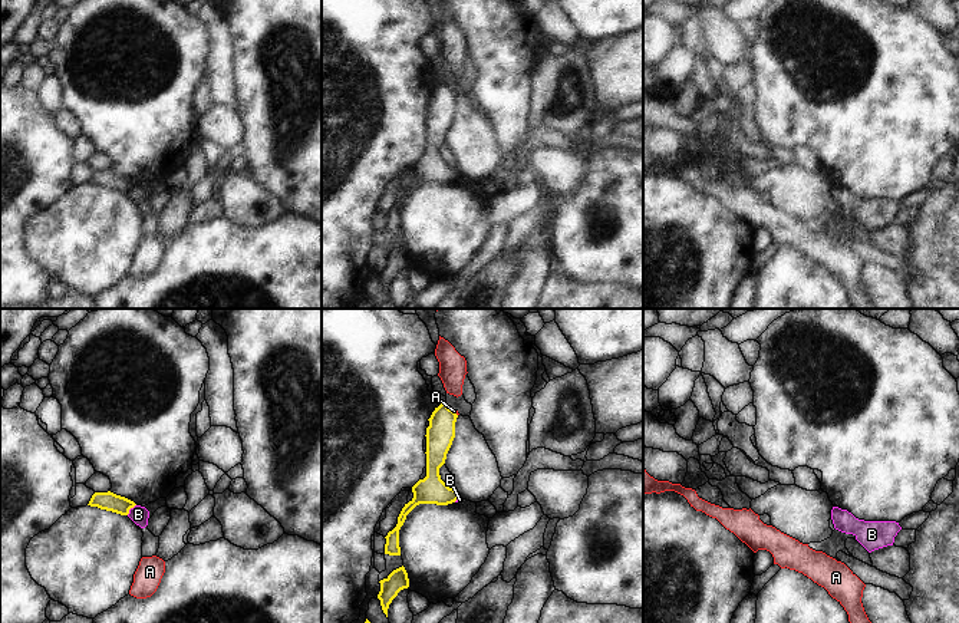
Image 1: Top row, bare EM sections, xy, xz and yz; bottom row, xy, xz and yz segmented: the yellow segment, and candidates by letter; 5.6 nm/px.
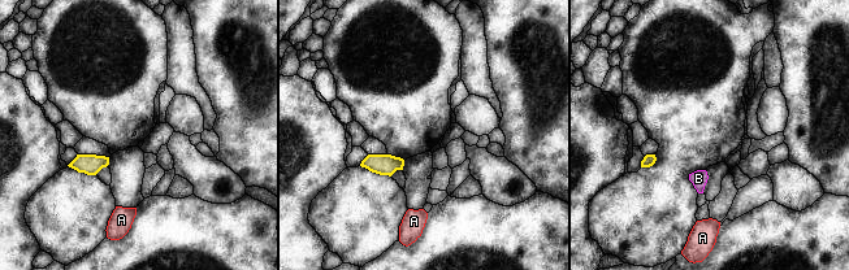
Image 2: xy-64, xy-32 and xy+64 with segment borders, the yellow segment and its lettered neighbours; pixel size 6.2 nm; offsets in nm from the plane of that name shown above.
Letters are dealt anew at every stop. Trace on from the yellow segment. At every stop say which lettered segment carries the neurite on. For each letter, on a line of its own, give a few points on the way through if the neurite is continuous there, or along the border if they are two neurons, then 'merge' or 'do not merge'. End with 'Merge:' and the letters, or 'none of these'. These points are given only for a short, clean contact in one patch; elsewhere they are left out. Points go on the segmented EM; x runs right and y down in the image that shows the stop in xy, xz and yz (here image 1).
A: border xz (452, 411), (457, 415); do not merge
B: border xy (135, 504), (127, 514); do not merge
Merge: none of these

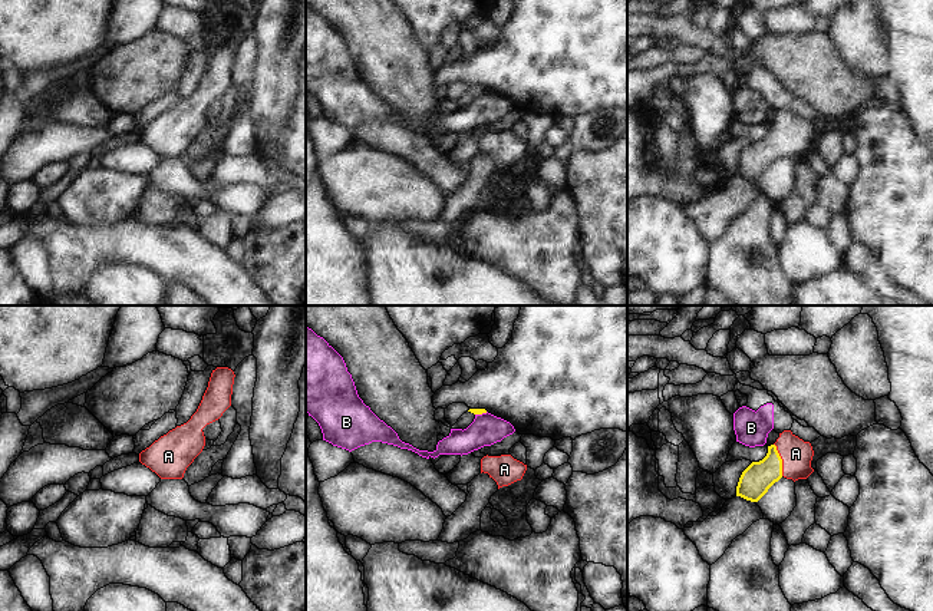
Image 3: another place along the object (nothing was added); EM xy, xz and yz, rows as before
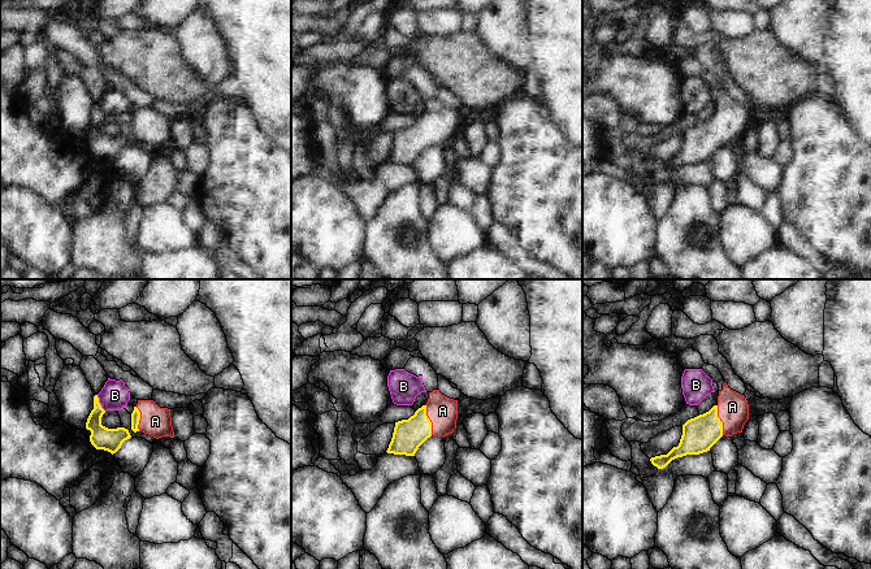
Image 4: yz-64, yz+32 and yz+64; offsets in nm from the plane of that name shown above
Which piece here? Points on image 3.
A: way yz (755, 481), (781, 459), (795, 453); merge
B: do not merge
Merge: A

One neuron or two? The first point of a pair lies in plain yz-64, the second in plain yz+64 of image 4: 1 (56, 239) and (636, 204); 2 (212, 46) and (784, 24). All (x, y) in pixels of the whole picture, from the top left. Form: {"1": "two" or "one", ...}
{"1": "one", "2": "one"}

